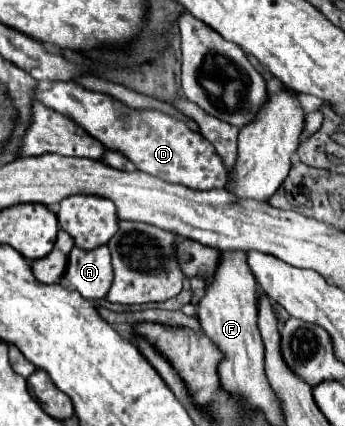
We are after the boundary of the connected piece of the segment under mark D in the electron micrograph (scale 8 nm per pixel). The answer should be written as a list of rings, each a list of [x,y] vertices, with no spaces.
[[[52,81],[52,89],[36,87],[34,95],[46,107],[72,117],[80,127],[86,129],[94,139],[98,139],[108,149],[122,151],[136,169],[164,179],[168,183],[180,183],[190,189],[220,189],[228,183],[228,171],[222,165],[214,145],[206,141],[200,133],[190,131],[182,121],[168,117],[156,109],[142,109],[124,115],[124,107],[104,93],[86,91],[74,81]]]

